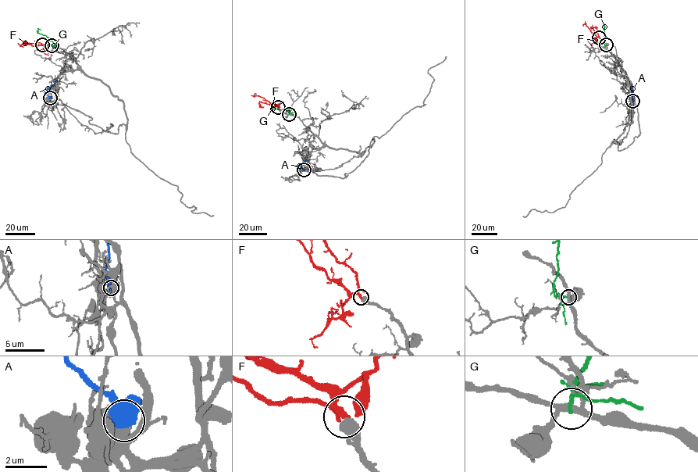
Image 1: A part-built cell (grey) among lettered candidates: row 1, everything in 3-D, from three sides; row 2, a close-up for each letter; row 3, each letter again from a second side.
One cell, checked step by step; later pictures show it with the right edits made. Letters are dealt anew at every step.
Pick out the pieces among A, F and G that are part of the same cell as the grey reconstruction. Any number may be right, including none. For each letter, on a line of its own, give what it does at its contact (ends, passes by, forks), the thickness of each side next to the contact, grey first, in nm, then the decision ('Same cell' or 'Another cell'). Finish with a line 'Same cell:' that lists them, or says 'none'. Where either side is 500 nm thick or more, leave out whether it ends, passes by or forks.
A: Thickness 550 nm (grey) against 600 nm. Another cell
F: It passes by. Thickness 480 nm (grey) against 240 nm. Same cell
G: It passes by. Thickness 280 nm (grey) against 130 nm. Another cell
Same cell: F

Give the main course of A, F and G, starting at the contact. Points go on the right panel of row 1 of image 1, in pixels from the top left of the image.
A: (632, 101), (632, 87)
F: (599, 37), (585, 23), (583, 26)
G: (606, 44), (603, 44), (602, 23)

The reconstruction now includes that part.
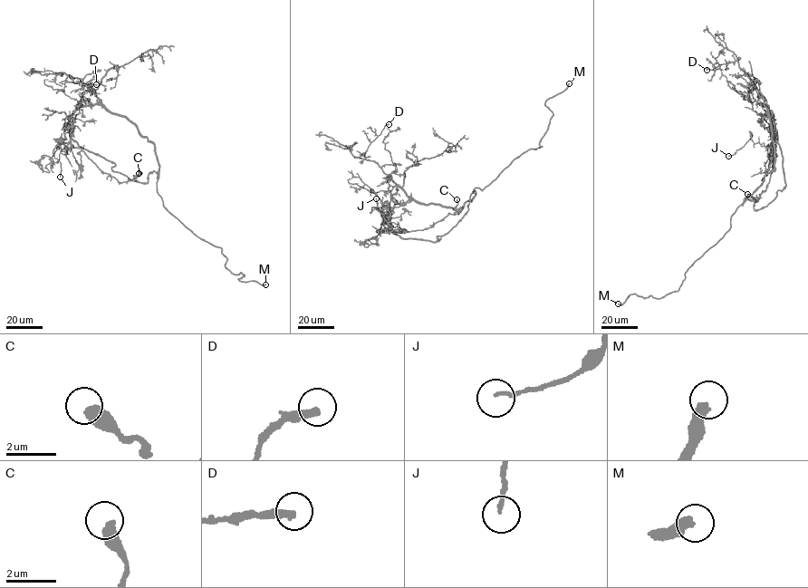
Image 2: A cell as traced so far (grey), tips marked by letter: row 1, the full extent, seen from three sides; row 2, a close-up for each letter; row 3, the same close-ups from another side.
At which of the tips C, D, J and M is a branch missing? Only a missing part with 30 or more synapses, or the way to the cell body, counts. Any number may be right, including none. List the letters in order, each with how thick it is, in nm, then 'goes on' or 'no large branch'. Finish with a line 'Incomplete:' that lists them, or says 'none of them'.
C: calibre 500 nm; no large branch
D: calibre 340 nm; no large branch
J: calibre 120 nm; no large branch
M: calibre 400 nm; goes on
Incomplete: M

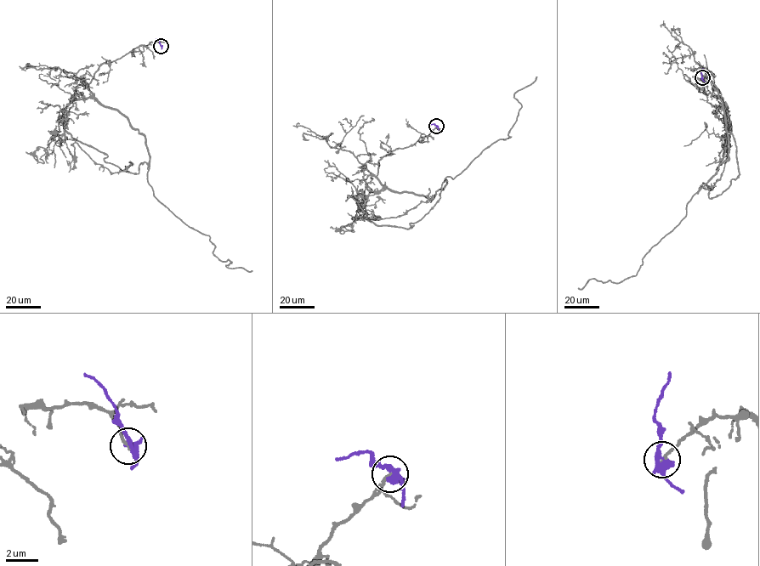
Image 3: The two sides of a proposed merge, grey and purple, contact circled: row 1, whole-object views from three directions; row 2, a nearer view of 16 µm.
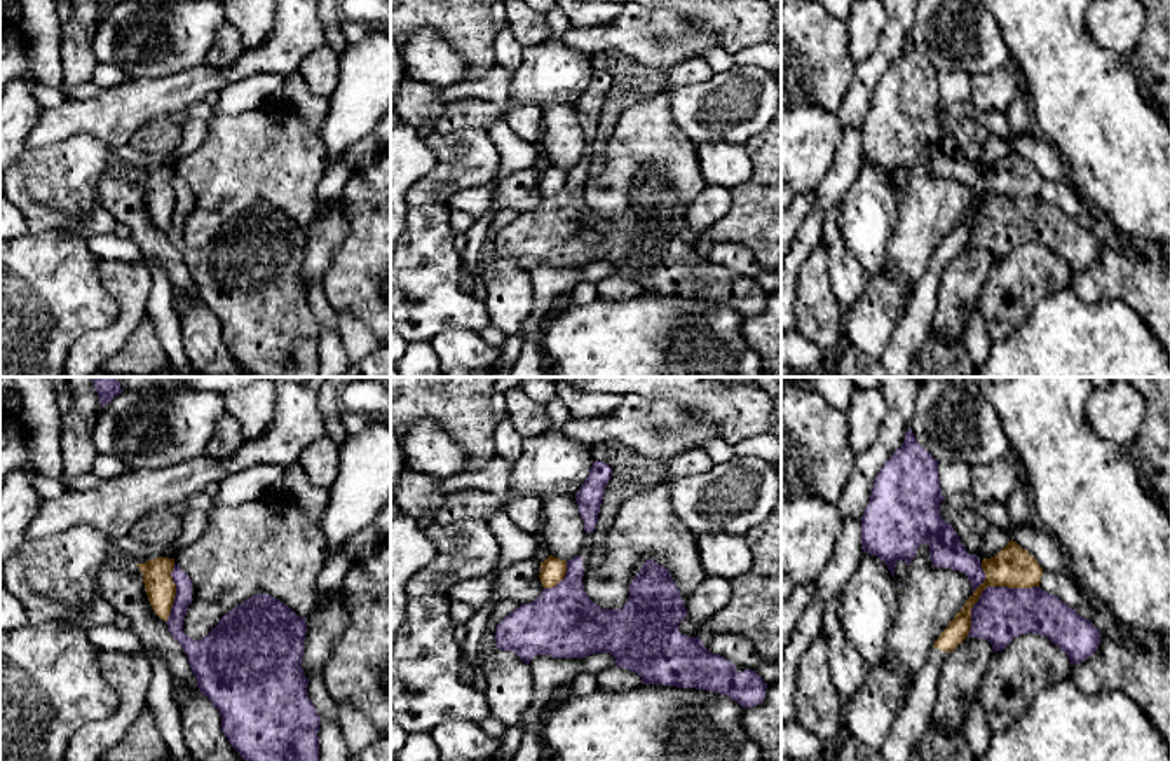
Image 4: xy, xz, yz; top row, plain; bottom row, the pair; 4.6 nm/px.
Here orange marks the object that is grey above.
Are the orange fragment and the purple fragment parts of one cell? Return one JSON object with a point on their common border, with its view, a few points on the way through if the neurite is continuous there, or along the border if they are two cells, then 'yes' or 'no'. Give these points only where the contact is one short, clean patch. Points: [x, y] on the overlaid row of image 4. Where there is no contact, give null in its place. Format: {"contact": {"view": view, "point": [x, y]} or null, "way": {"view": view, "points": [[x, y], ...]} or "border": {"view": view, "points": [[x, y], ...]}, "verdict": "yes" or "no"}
{"contact": {"view": "yz", "point": [987, 585]}, "verdict": "no"}

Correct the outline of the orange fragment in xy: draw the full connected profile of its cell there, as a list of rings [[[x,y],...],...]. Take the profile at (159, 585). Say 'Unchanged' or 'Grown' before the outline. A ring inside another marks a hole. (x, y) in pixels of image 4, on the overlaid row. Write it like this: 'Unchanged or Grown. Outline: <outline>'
Unchanged. Outline: [[[157,557],[136,566],[143,572],[143,583],[152,609],[160,620],[167,621],[176,595],[176,585],[171,576],[174,559]]]

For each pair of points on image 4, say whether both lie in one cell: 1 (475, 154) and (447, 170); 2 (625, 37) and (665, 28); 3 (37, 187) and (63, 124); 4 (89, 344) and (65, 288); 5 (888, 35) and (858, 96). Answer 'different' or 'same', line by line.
1: same
2: same
3: different
4: different
5: same

